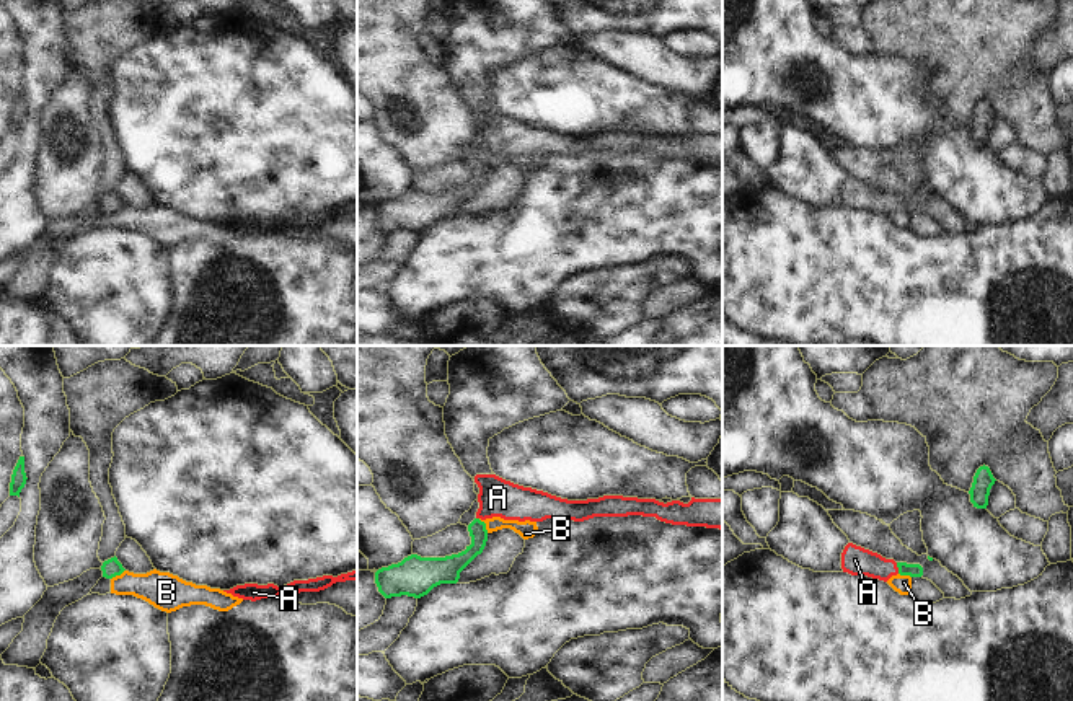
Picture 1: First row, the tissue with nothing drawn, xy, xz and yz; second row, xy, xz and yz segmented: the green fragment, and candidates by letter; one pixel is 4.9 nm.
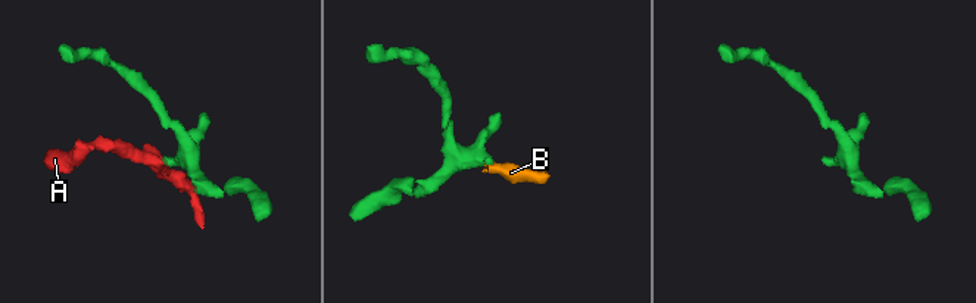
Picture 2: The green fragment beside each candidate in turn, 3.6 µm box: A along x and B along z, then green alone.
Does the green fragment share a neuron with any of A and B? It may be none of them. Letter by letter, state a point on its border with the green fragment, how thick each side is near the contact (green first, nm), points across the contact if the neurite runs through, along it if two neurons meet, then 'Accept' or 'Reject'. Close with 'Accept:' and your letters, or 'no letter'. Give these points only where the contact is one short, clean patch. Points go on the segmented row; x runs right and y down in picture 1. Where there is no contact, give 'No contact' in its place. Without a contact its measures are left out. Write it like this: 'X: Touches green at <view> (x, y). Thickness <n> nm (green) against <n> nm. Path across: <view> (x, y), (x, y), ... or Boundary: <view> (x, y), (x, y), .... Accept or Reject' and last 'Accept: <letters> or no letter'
A: Touches green at yz (897, 566). Thickness 60 nm (green) against 140 nm. Path across: yz (904, 569), (897, 566), (874, 566), (855, 559). Accept
B: Touches green at xz (485, 525). Thickness 100 nm (green) against 90 nm. Boundary: xz (478, 519), (488, 532). Reject
Accept: A.

